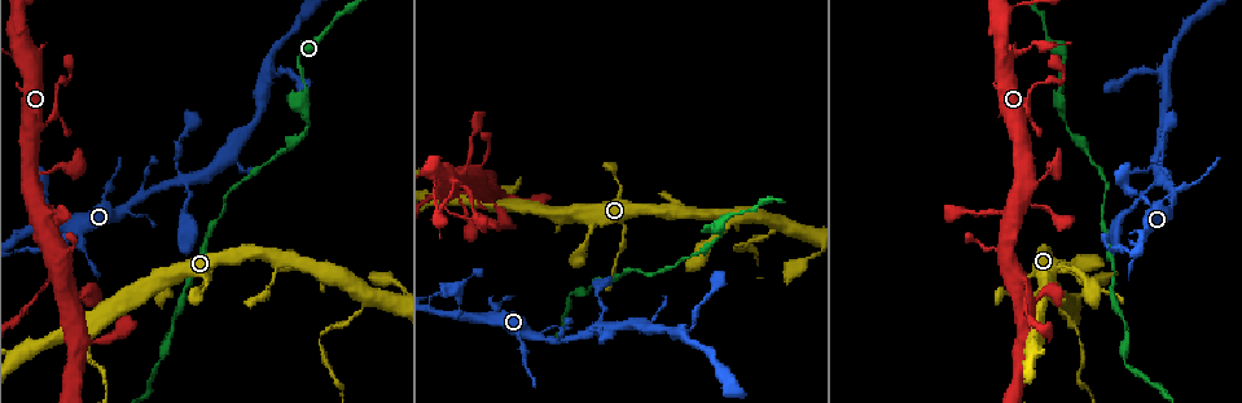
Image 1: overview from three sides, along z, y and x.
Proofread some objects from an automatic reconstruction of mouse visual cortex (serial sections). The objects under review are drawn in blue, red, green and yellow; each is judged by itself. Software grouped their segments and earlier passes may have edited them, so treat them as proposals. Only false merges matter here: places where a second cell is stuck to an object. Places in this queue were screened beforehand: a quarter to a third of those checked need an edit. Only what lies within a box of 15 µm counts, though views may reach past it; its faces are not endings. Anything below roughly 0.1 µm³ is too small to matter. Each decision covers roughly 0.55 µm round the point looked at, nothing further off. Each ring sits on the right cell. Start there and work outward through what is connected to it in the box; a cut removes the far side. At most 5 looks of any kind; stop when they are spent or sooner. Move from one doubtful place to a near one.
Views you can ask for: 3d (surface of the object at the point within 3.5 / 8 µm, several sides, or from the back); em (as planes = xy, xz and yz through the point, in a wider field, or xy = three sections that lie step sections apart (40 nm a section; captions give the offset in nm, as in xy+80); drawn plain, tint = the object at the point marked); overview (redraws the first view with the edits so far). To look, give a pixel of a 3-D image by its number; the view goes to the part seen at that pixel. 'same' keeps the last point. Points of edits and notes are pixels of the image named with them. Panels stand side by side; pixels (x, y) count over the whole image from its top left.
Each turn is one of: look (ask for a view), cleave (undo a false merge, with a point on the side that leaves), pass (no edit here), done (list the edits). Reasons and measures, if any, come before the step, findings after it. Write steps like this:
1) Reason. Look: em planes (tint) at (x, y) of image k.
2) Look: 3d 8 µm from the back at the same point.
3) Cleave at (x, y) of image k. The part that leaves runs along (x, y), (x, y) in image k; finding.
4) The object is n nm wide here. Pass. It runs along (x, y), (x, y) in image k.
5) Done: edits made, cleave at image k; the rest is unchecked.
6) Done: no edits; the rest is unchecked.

Sudden change in width. Look: 3d 8 µm at (91, 357) of image 1.

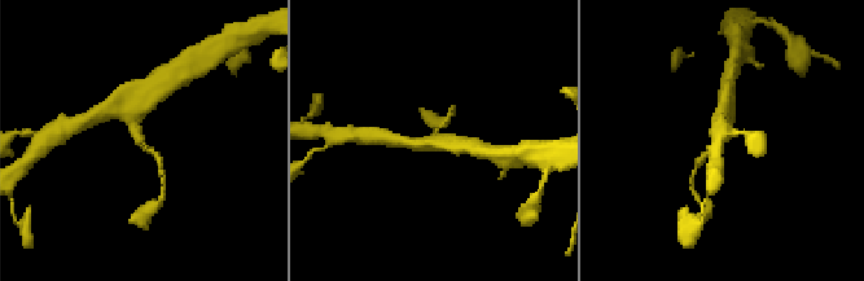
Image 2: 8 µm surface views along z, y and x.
Look: 3d 3.5 µm at (143, 142) of image 2.

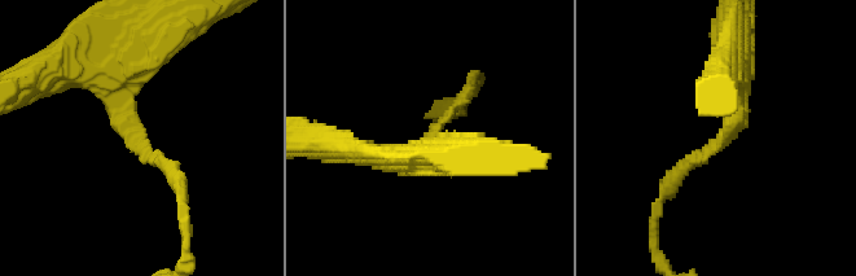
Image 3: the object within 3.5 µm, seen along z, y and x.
The arms are 150, 300 nm wide. Pass. It runs along (737, 60), (740, 115), (667, 191) in image 3; one cell here.

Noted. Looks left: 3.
Abrupt turn. Look: 3d 3.5 µm at (45, 125) of image 1.

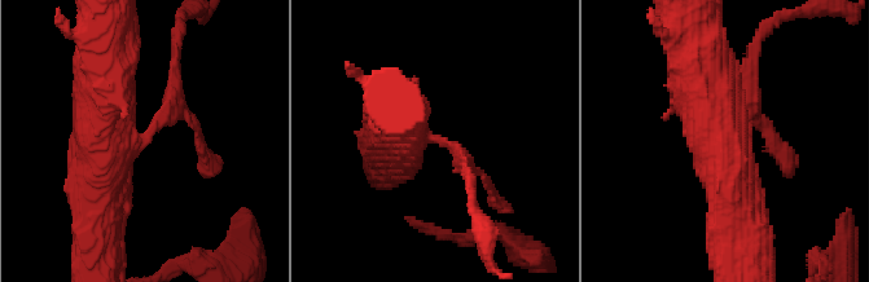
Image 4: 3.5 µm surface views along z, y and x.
Now the EM. Look: em xy step 5 (tint) at (135, 139) of image 4.

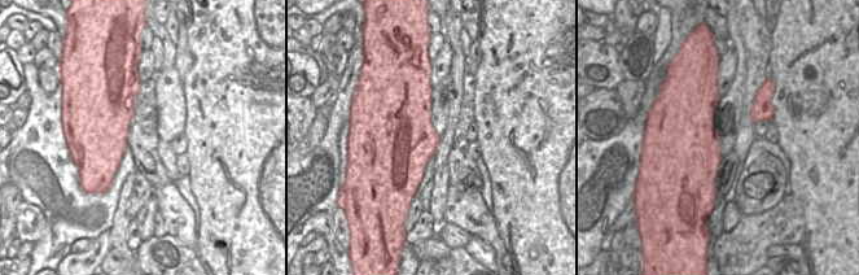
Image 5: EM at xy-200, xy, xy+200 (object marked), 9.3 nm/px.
Pass. It runs along (711, 61), (707, 101), (741, 224) in image 4; one cell here.

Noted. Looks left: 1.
Done: no edits; the rest is unchecked.

